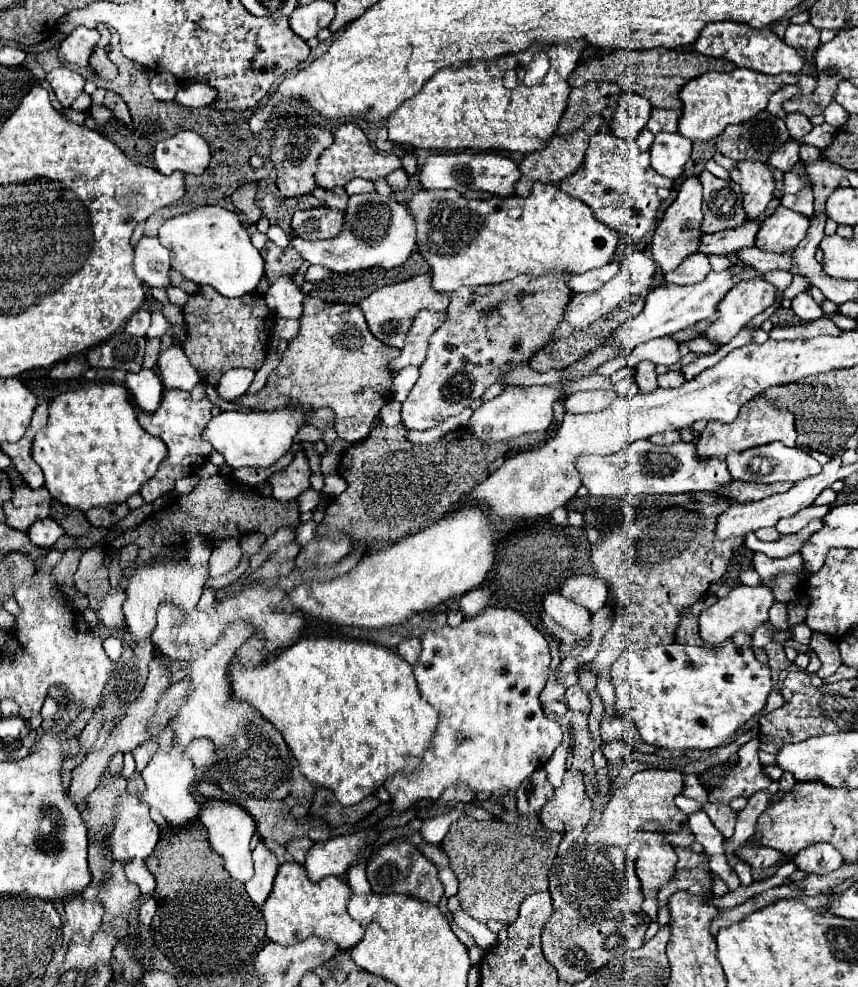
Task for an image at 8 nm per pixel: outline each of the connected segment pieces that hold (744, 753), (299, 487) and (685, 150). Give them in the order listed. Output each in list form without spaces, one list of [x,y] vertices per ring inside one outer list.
[[[758,739],[748,741],[738,751],[740,761],[726,777],[724,787],[716,787],[708,793],[712,803],[730,803],[734,797],[750,797],[754,791],[766,789],[772,781],[764,775],[762,763],[758,759]]]
[[[298,451],[286,469],[272,473],[268,483],[272,487],[274,499],[278,501],[292,501],[306,491],[310,487],[310,465],[304,451]]]
[[[658,133],[650,147],[650,167],[668,177],[678,179],[692,153],[692,141],[680,133]]]

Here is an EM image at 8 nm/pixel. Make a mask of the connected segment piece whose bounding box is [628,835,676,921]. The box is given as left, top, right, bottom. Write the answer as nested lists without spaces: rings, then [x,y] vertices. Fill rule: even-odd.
[[[648,835],[642,843],[642,849],[628,857],[634,875],[640,879],[644,903],[642,911],[656,921],[658,913],[658,901],[656,901],[656,889],[664,883],[668,883],[674,877],[674,865],[676,865],[676,853],[660,835]]]

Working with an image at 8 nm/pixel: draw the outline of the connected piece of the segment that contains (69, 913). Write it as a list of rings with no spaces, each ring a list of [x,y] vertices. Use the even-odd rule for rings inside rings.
[[[74,897],[70,901],[66,901],[66,923],[62,925],[62,933],[64,935],[74,935],[80,933],[82,937],[86,937],[90,941],[90,937],[98,931],[100,921],[102,921],[102,905],[94,903],[94,901],[86,901],[82,897]]]

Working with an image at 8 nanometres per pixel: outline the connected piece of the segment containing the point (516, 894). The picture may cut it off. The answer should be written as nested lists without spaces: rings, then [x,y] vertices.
[[[505,810],[497,818],[494,821],[474,821],[470,817],[458,819],[450,825],[450,831],[446,833],[446,837],[442,839],[440,845],[448,853],[450,867],[456,871],[456,877],[458,877],[458,857],[464,857],[466,867],[470,867],[470,877],[458,881],[460,887],[458,887],[456,897],[462,903],[462,911],[480,923],[496,919],[496,921],[510,925],[518,917],[518,907],[524,901],[524,897],[528,897],[534,891],[548,889],[548,869],[552,867],[552,861],[556,857],[558,843],[560,843],[562,835],[558,831],[544,829],[538,815],[522,817],[517,810]]]

